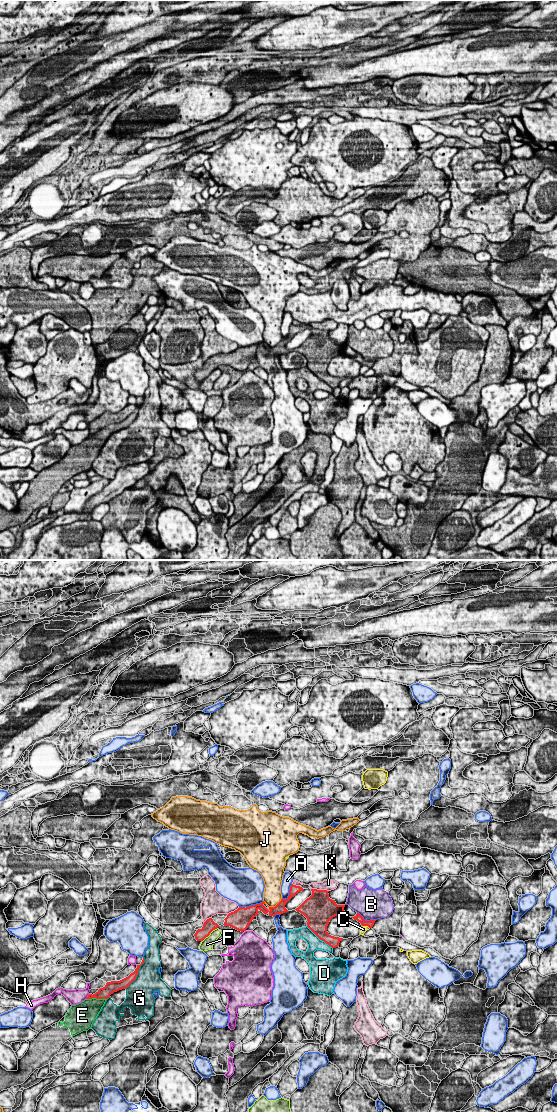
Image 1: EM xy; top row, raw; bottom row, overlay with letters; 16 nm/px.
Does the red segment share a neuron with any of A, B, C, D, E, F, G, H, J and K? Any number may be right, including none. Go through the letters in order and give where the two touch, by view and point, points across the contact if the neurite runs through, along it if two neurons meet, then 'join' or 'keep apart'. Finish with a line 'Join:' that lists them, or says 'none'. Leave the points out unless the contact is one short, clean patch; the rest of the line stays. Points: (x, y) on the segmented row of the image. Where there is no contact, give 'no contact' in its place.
A: contact xy (289, 893); keep apart
B: contact xy (366, 921); keep apart
C: contact xy (366, 925); border xy (362, 925), (366, 925), (369, 928); keep apart
D: contact xy (319, 938); keep apart
E: contact xy (96, 998); join
F: contact xy (209, 934); border xy (217, 927), (202, 941); keep apart
G: contact xy (137, 972); keep apart
H: contact xy (88, 996); keep apart
J: contact xy (275, 906); keep apart
K: contact xy (320, 890); keep apart
Join: E

